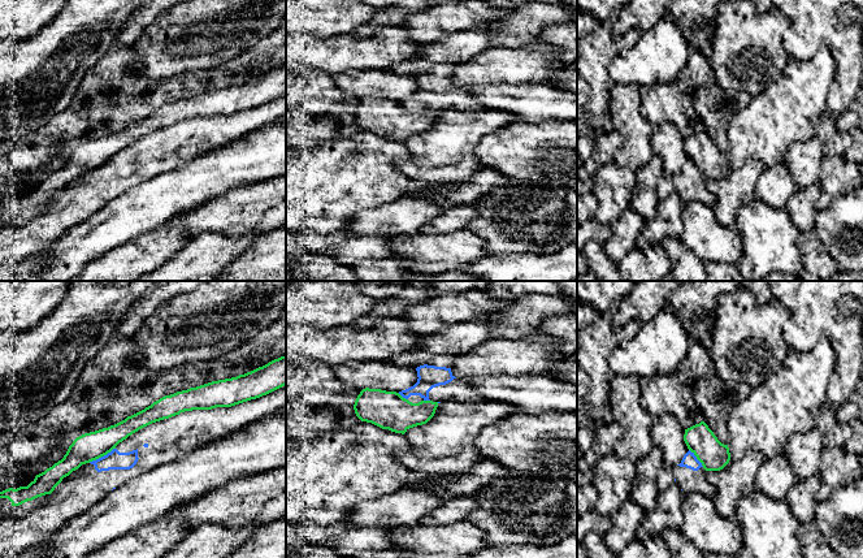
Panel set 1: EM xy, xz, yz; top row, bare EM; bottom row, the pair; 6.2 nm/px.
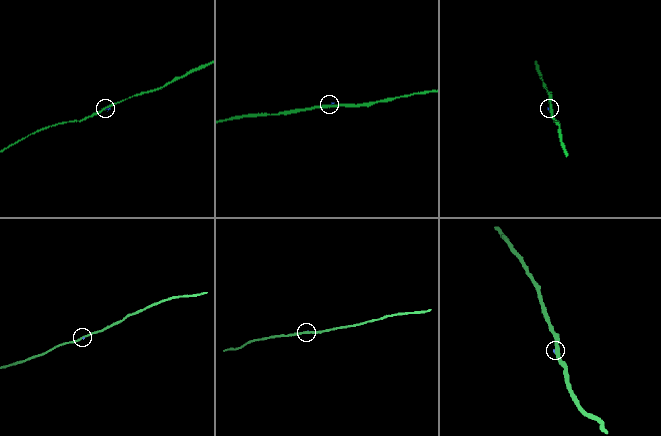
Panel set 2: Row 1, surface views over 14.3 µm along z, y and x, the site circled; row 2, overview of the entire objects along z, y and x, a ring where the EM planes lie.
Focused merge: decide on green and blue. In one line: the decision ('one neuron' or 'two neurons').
two neurons

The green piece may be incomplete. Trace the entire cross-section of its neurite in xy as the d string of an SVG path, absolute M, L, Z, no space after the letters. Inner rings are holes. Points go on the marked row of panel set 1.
M286 355L244 375L212 381L165 395L125 420L77 437L61 460L35 476L27 486L0 492L12 506L51 494L55 488L82 464L96 460L139 429L192 410L231 407L266 395L286 385Z

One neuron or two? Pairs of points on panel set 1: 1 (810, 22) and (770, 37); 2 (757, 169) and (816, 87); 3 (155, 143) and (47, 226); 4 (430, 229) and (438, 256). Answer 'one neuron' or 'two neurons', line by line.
1: two neurons
2: two neurons
3: one neuron
4: two neurons

